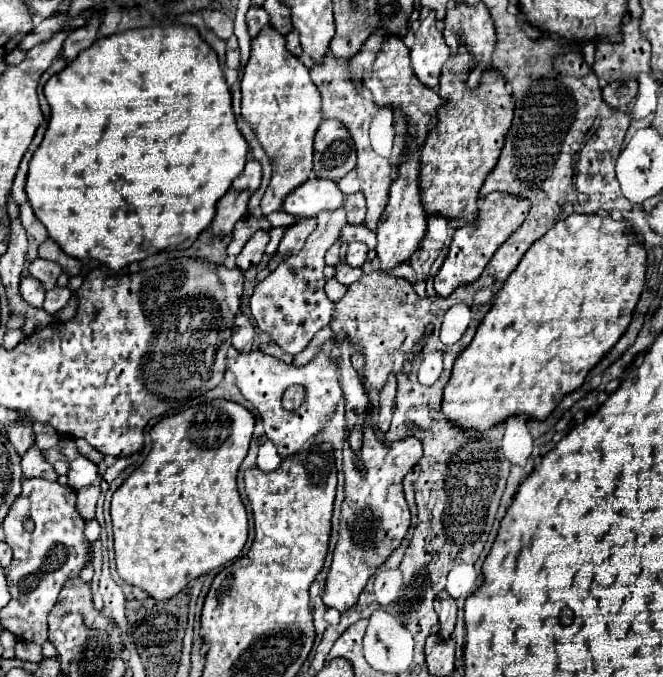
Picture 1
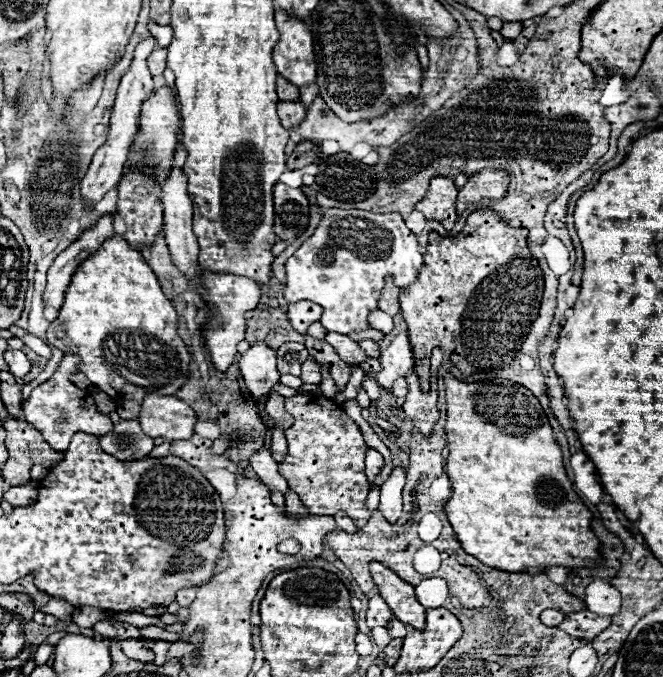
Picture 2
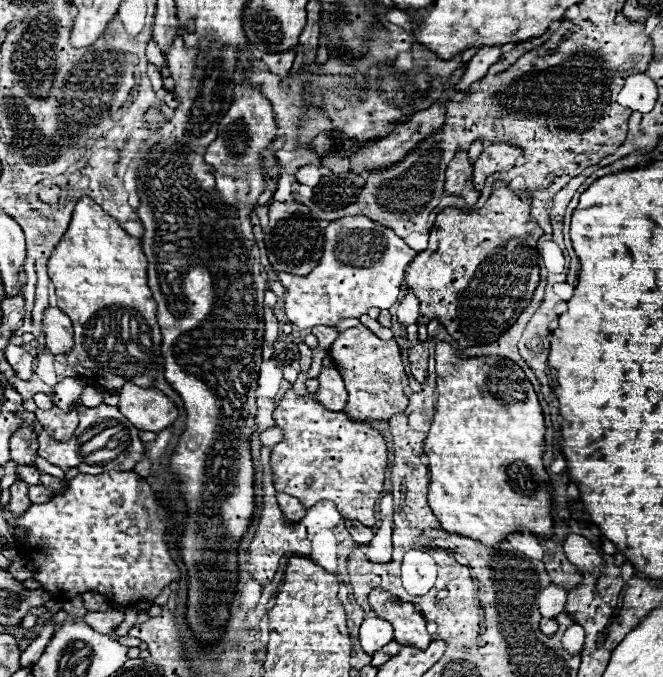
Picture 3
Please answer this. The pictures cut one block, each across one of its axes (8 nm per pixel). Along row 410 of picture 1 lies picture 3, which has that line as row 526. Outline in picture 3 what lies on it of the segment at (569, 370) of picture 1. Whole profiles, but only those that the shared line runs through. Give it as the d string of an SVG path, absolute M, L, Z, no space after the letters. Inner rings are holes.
M440 342L436 344L436 390L438 390L438 398L436 398L436 414L430 426L430 432L424 440L424 454L430 460L430 488L428 488L428 504L434 510L436 518L442 522L442 528L446 532L452 534L460 534L466 538L472 538L476 542L482 542L486 546L494 546L498 542L502 542L508 534L520 530L520 528L528 528L532 534L550 538L552 536L552 488L548 484L548 472L544 470L542 464L542 452L544 452L544 416L542 416L542 408L540 402L536 398L536 392L530 384L530 380L526 378L524 370L504 358L504 356L462 356L458 354L448 342Z

